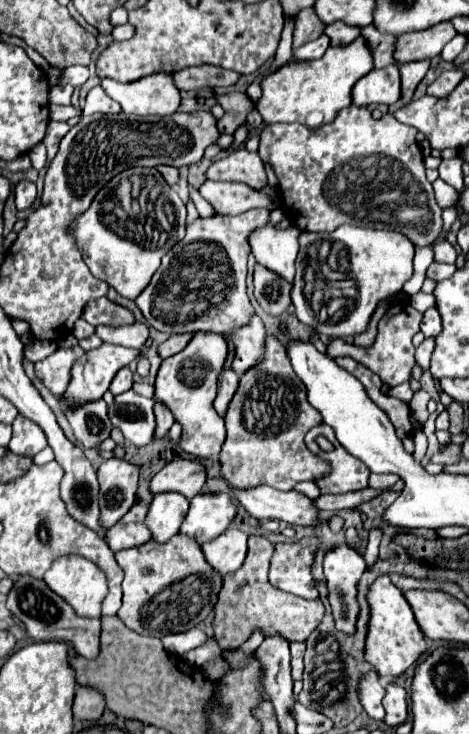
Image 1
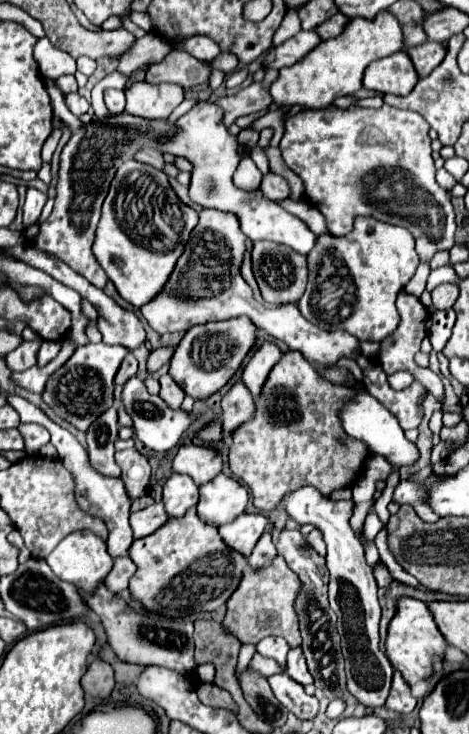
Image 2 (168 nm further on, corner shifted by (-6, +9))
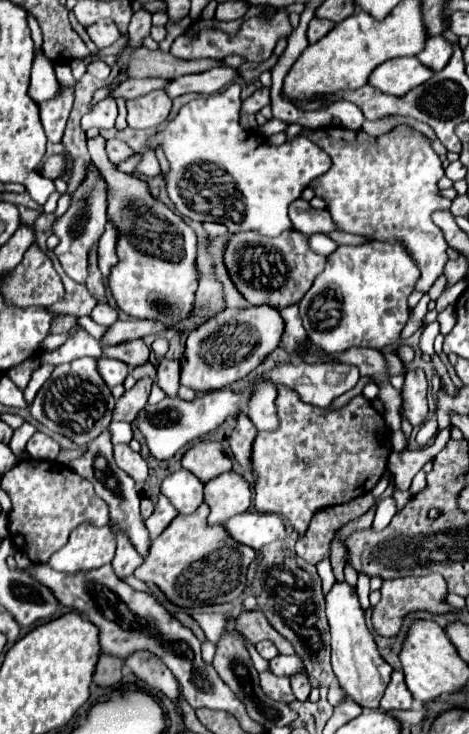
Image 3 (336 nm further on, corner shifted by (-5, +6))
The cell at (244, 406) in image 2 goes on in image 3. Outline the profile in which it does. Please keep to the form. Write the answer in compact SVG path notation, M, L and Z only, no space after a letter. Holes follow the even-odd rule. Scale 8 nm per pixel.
M239 414L237 428L233 430L233 434L229 438L229 446L231 446L237 462L245 470L251 470L251 446L253 446L255 436L257 436L257 428L251 424L251 420L247 416Z

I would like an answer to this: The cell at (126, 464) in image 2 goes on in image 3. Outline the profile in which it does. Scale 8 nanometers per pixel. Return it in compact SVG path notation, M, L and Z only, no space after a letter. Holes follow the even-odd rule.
M115 444L113 446L115 462L121 470L125 470L135 482L145 482L147 478L147 462L141 458L139 452L133 452L129 444Z

